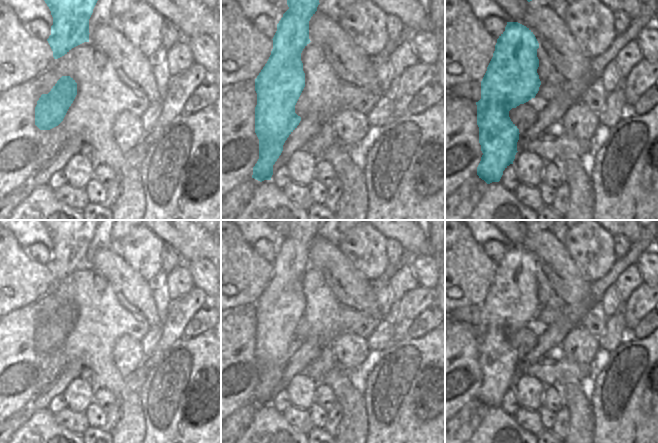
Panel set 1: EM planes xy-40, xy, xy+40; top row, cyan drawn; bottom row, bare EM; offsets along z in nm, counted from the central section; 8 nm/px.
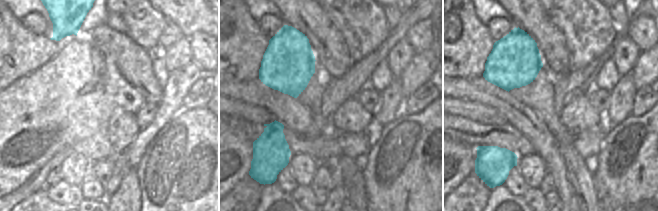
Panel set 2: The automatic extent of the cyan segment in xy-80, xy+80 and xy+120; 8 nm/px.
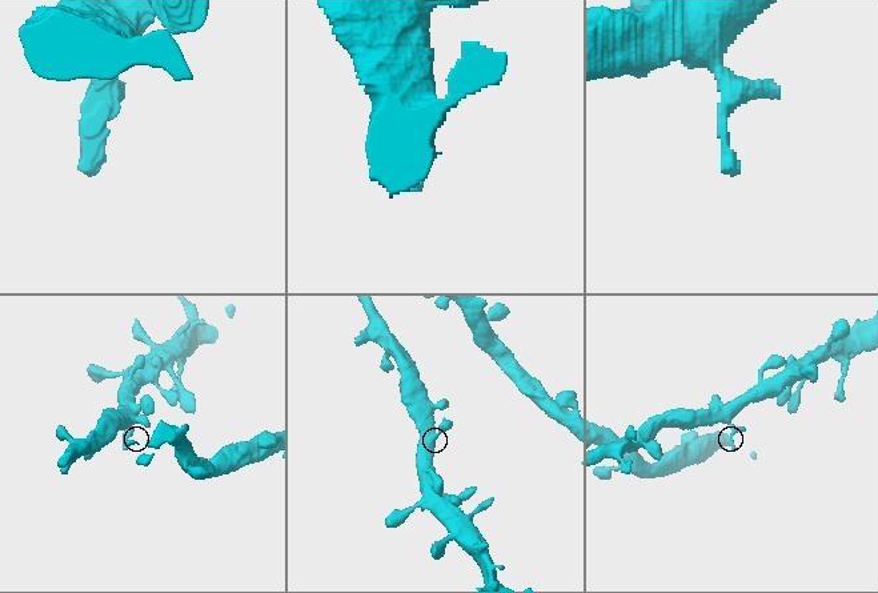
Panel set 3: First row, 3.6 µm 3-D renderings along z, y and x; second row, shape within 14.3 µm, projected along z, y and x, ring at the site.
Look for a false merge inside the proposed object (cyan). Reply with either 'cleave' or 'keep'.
keep

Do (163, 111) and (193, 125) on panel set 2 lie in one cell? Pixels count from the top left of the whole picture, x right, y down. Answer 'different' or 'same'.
different

